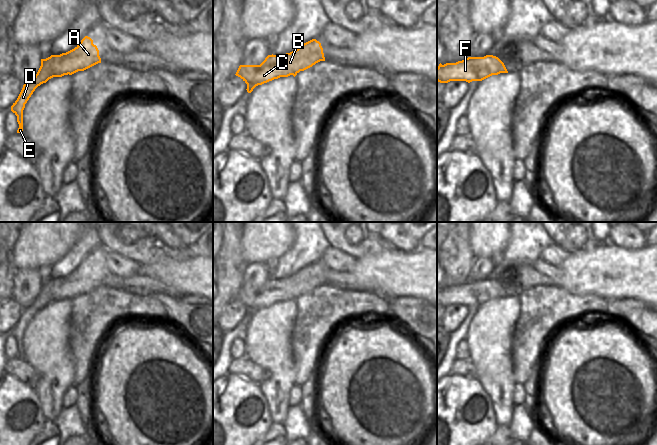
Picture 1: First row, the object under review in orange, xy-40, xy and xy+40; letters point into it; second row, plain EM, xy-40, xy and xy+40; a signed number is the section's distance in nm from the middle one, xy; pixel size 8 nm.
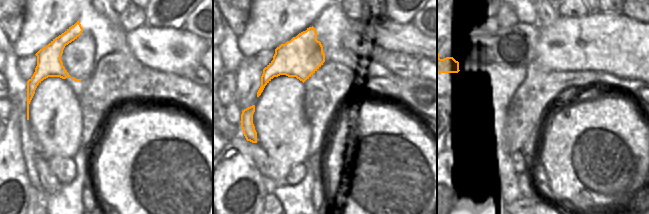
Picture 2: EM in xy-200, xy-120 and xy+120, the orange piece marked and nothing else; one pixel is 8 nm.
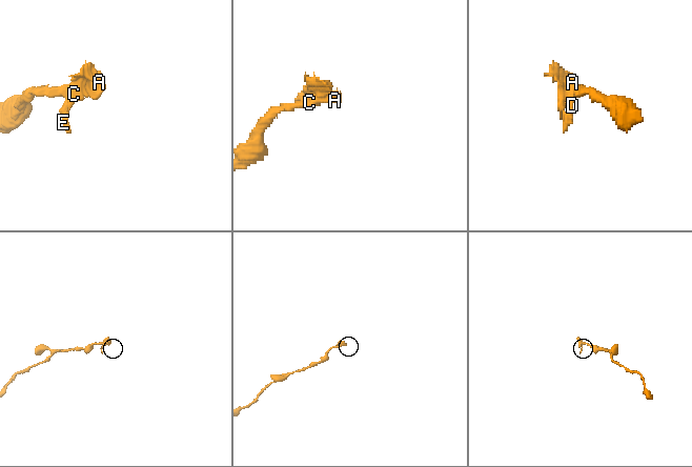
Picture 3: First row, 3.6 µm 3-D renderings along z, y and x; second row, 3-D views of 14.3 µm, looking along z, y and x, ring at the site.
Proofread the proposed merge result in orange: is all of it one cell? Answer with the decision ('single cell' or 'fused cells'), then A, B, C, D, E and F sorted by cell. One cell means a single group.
fused cells; A B D E / C F

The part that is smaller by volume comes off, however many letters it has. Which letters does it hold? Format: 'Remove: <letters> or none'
Remove: A, B, D, E.

